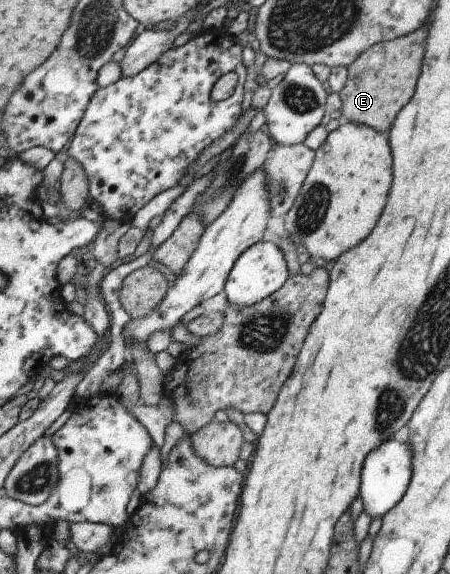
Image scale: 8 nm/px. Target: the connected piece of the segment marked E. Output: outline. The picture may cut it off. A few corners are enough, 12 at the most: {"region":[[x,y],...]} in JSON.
{"region":[[430,25],[347,67],[343,120],[388,131],[414,97]]}

